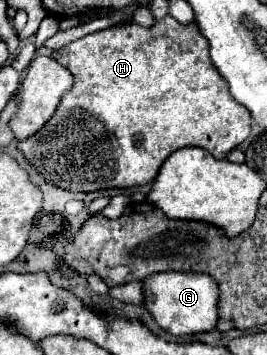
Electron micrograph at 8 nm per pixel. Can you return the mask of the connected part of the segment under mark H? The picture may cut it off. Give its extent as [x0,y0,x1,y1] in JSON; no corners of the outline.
[19,17,251,191]

